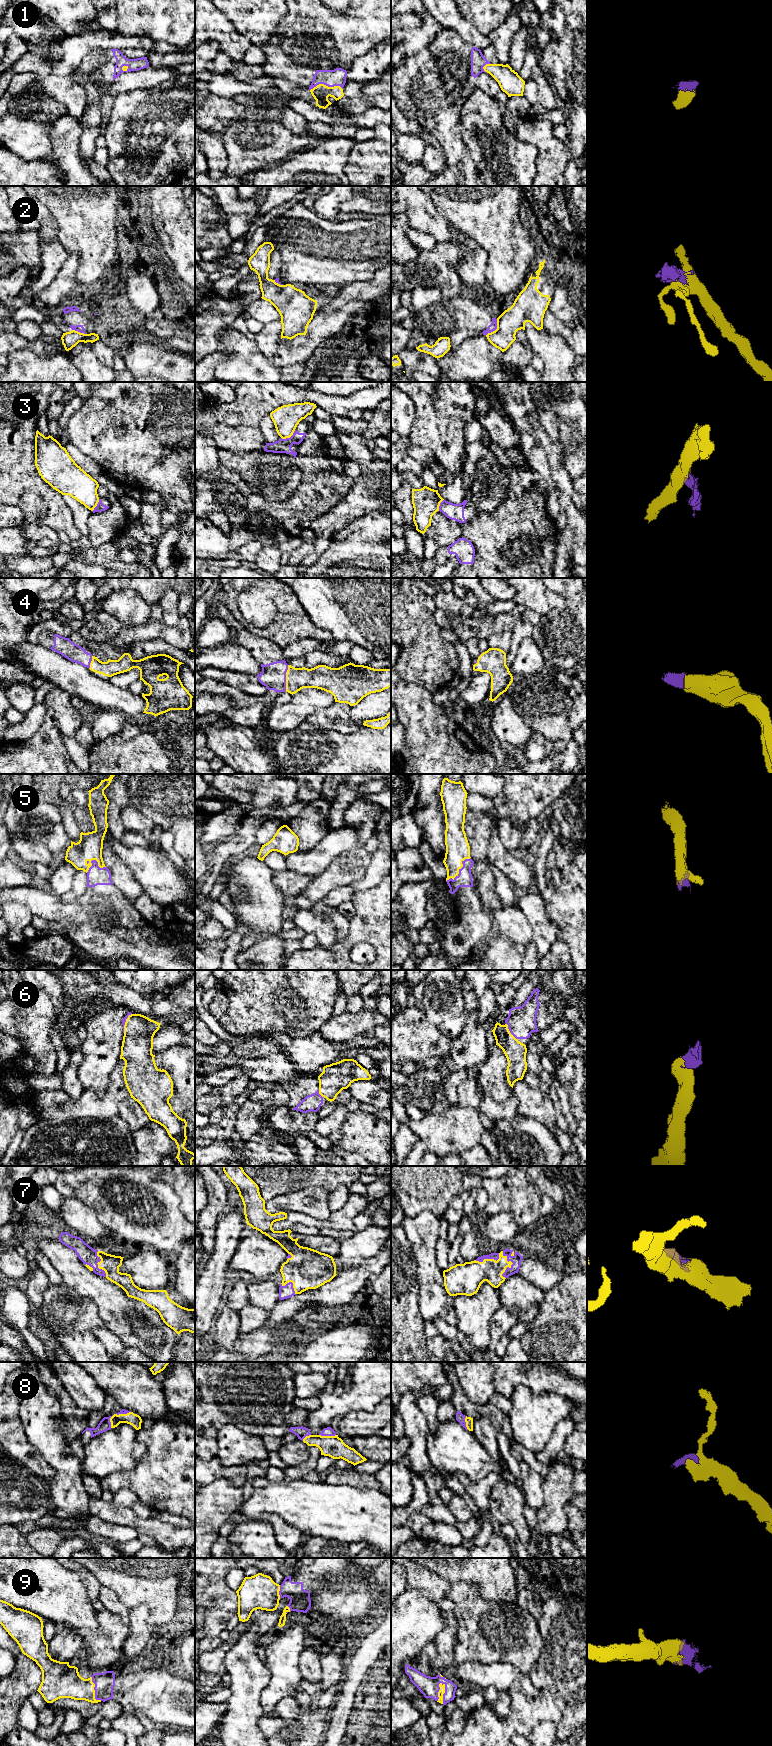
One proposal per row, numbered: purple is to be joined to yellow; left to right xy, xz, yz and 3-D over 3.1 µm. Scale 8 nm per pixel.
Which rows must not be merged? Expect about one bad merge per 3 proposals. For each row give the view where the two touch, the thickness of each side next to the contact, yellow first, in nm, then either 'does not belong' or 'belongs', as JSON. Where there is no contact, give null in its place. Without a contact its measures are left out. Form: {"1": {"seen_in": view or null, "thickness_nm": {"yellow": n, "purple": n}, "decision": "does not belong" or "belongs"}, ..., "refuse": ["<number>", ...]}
{"1": {"seen_in": "xz", "thickness_nm": {"yellow": 140, "purple": 140}, "decision": "belongs"}, "2": {"seen_in": "yz", "thickness_nm": {"yellow": 190, "purple": 70}, "decision": "does not belong"}, "3": {"seen_in": "xz", "thickness_nm": {"yellow": 200, "purple": 110}, "decision": "does not belong"}, "4": {"seen_in": "xz", "thickness_nm": {"yellow": 180, "purple": 200}, "decision": "belongs"}, "5": {"seen_in": "yz", "thickness_nm": {"yellow": 190, "purple": 130}, "decision": "belongs"}, "6": {"seen_in": "yz", "thickness_nm": {"yellow": 170, "purple": 240}, "decision": "belongs"}, "7": {"seen_in": "yz", "thickness_nm": {"yellow": 190, "purple": 80}, "decision": "belongs"}, "8": {"seen_in": "xz", "thickness_nm": {"yellow": 170, "purple": 70}, "decision": "belongs"}, "9": {"seen_in": "yz", "thickness_nm": {"yellow": 50, "purple": 160}, "decision": "belongs"}, "refuse": ["2", "3"]}

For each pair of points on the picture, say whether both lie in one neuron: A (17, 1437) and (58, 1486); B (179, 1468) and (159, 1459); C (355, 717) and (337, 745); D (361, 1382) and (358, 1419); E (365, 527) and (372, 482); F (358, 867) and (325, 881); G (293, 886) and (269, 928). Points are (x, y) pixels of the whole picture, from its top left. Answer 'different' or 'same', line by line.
A: different
B: same
C: different
D: different
E: different
F: same
G: different

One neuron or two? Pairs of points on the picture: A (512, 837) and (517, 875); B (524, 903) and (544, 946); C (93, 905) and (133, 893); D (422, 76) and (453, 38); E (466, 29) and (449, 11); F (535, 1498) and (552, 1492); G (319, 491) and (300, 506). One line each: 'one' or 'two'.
A: two
B: one
C: two
D: one
E: one
F: two
G: one

